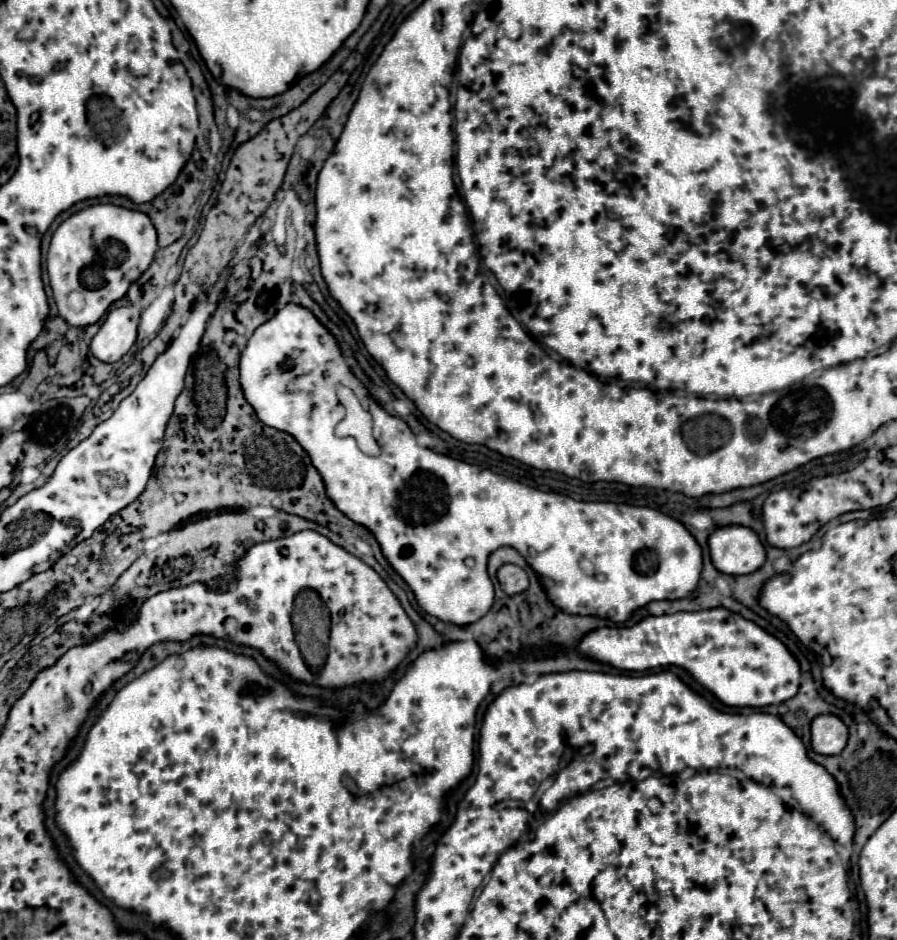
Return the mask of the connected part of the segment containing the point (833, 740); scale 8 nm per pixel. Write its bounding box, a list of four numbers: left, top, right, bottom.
[811,713,849,755]

